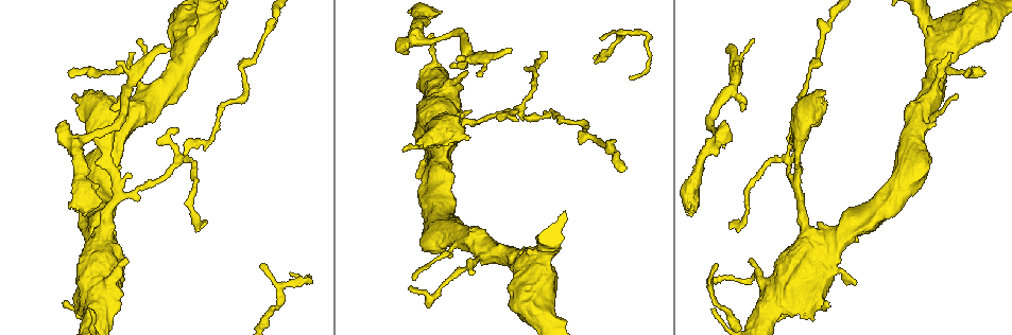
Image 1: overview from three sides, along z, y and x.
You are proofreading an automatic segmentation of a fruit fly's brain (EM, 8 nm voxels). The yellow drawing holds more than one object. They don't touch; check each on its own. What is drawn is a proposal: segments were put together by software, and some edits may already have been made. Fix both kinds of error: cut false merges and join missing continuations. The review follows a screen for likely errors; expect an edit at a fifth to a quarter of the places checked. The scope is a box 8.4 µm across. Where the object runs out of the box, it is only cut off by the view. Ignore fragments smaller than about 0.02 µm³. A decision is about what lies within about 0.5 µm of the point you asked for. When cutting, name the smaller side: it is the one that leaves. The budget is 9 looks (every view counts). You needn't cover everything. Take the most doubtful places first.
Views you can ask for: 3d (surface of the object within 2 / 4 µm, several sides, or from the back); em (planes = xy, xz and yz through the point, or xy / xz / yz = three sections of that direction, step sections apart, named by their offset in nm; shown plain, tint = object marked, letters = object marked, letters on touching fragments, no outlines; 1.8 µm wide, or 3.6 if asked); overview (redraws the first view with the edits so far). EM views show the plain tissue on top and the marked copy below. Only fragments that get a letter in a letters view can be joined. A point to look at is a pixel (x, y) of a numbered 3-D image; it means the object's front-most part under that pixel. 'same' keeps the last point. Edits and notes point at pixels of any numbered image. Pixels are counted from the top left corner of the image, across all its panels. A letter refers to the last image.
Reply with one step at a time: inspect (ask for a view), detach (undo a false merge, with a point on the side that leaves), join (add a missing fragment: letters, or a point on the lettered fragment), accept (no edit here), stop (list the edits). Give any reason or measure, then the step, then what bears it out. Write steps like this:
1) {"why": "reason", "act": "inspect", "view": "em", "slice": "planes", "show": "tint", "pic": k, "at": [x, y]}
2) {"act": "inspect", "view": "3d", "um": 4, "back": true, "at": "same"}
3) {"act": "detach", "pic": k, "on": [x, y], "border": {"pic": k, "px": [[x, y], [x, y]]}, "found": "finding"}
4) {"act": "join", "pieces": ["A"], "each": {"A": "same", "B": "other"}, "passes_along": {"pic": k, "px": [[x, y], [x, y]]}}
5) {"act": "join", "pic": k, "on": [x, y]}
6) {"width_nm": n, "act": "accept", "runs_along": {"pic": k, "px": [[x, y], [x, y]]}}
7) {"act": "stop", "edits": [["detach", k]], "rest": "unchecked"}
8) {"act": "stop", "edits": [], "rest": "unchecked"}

{"why": "free end", "act": "inspect", "view": "3d", "um": 2, "pic": 1, "at": [725, 50]}

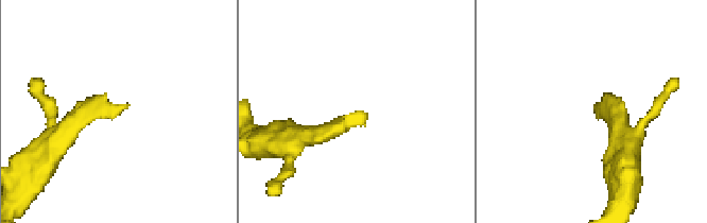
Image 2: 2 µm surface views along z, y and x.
{"act": "inspect", "view": "em", "slice": "planes", "show": "letters", "pic": 2, "at": [126, 102]}

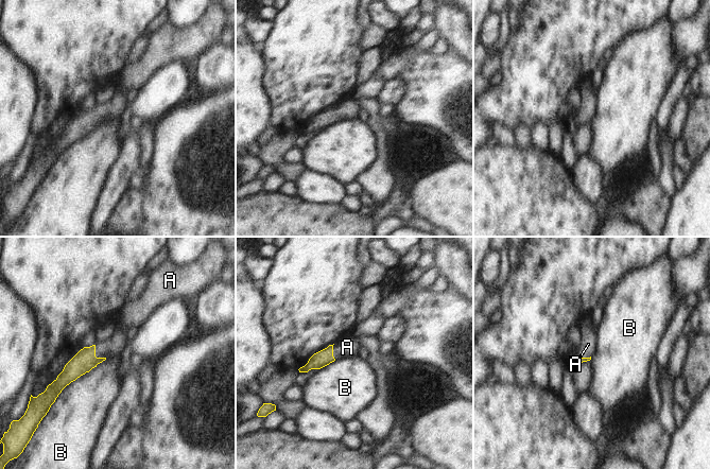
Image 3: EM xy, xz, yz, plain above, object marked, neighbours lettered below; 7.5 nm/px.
{"act": "join", "pic": 3, "on": [111, 347], "each": {"A": "same", "B": "other"}, "passes_along": {"pic": 3, "px": [[85, 360], [94, 355], [111, 347]]}, "found": "the neuron continues"}

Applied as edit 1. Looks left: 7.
{"why": "a fork", "act": "inspect", "view": "em", "slice": "yz", "step": 4, "show": "tint", "pic": 1, "at": [183, 157]}

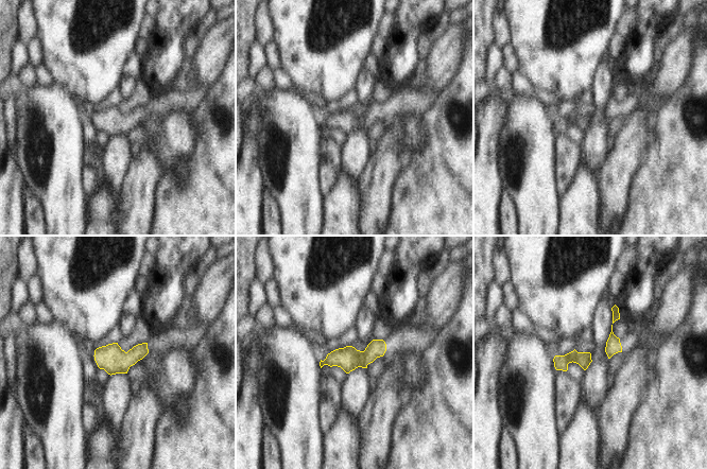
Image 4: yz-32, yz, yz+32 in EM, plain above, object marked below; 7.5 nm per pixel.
{"act": "inspect", "view": "em", "slice": "planes", "show": "letters", "at": "same"}

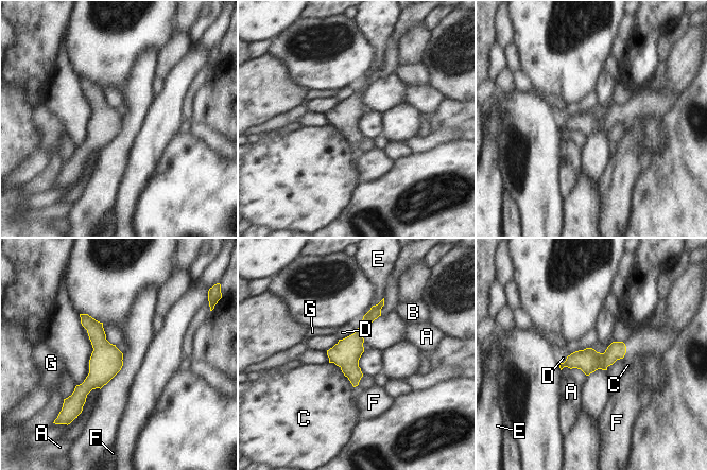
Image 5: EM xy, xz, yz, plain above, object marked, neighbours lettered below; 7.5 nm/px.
{"longest_contact_nm": ["C", 280], "act": "accept", "each": {"A": "other", "B": "other", "C": "other", "D": "other", "E": "other", "F": "other", "G": "other"}, "found": "all the same neuron"}

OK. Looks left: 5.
{"why": "free end", "act": "inspect", "view": "3d", "um": 4, "pic": 1, "at": [405, 149]}

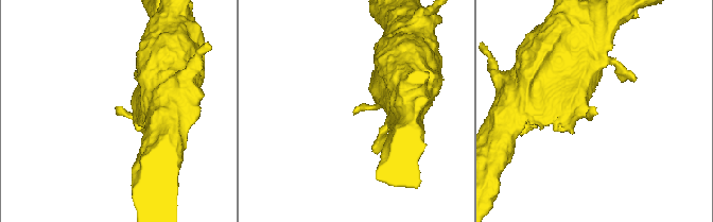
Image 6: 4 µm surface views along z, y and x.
{"act": "inspect", "view": "em", "slice": "planes", "show": "letters", "pic": 6, "at": [353, 114]}

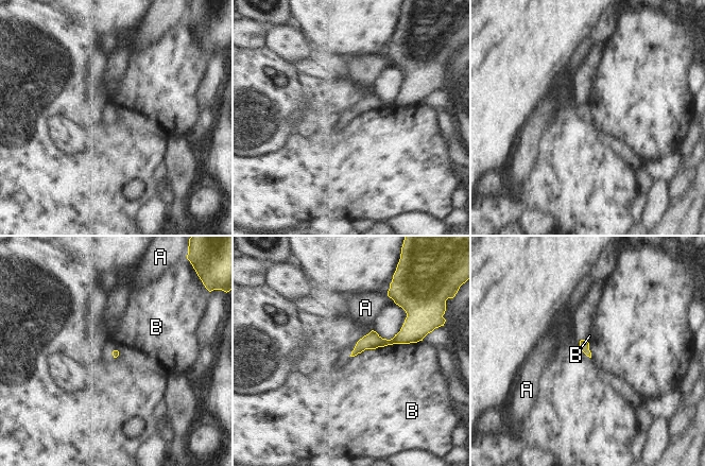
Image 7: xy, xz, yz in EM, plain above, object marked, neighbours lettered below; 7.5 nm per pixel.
{"act": "accept", "each": {"A": "other", "B": "other"}, "border": {"pic": 7, "px": [[422, 340], [365, 348], [350, 357]]}, "found": "no lettered fragment goes on from it"}

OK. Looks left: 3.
{"act": "inspect", "view": "3d", "um": 4, "pic": 1, "at": [89, 308]}

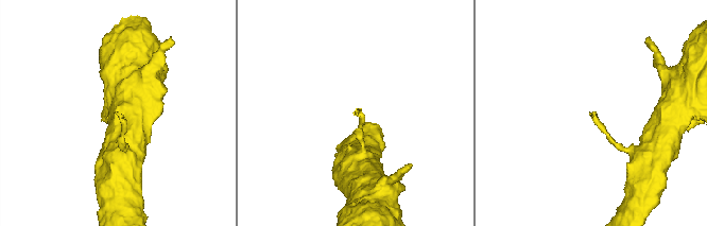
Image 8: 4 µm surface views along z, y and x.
{"why": "now the EM", "act": "inspect", "view": "em", "slice": "xz", "step": 4, "show": "tint", "pic": 8, "at": [117, 113]}

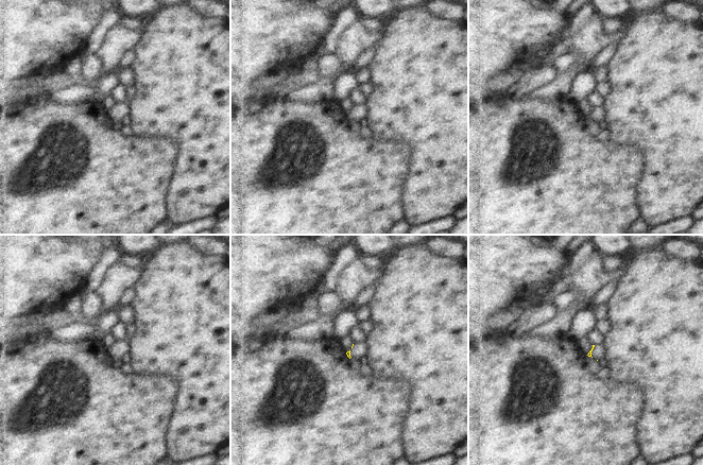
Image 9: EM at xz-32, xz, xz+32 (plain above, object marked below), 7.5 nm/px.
{"act": "inspect", "view": "em", "slice": "planes", "show": "letters", "at": "same"}

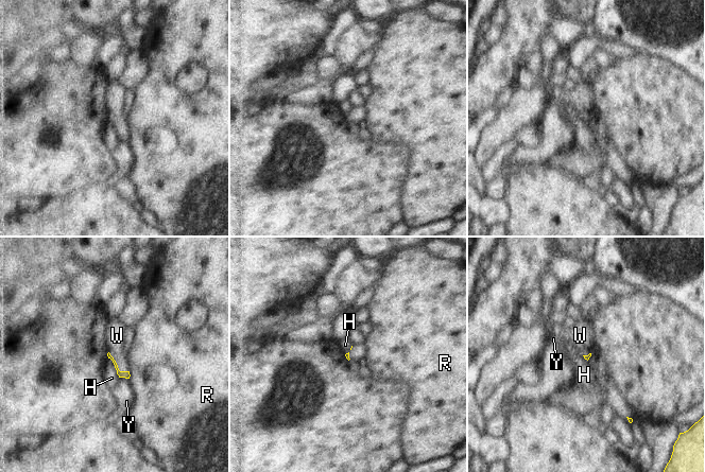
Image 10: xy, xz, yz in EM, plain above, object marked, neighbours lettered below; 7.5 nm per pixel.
{"longest_contact_nm": ["W", 220], "act": "join", "pic": 10, "on": [117, 335], "each": {"H": "other", "R": "other", "W": "same", "Y": "other"}, "passes_along": {"pic": 10, "px": [[125, 374], [117, 366], [117, 335]]}, "found": "the neuron continues"}

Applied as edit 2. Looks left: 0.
{"act": "stop", "edits": [["join", 3], ["join", 10]], "rest": "unchecked"}

